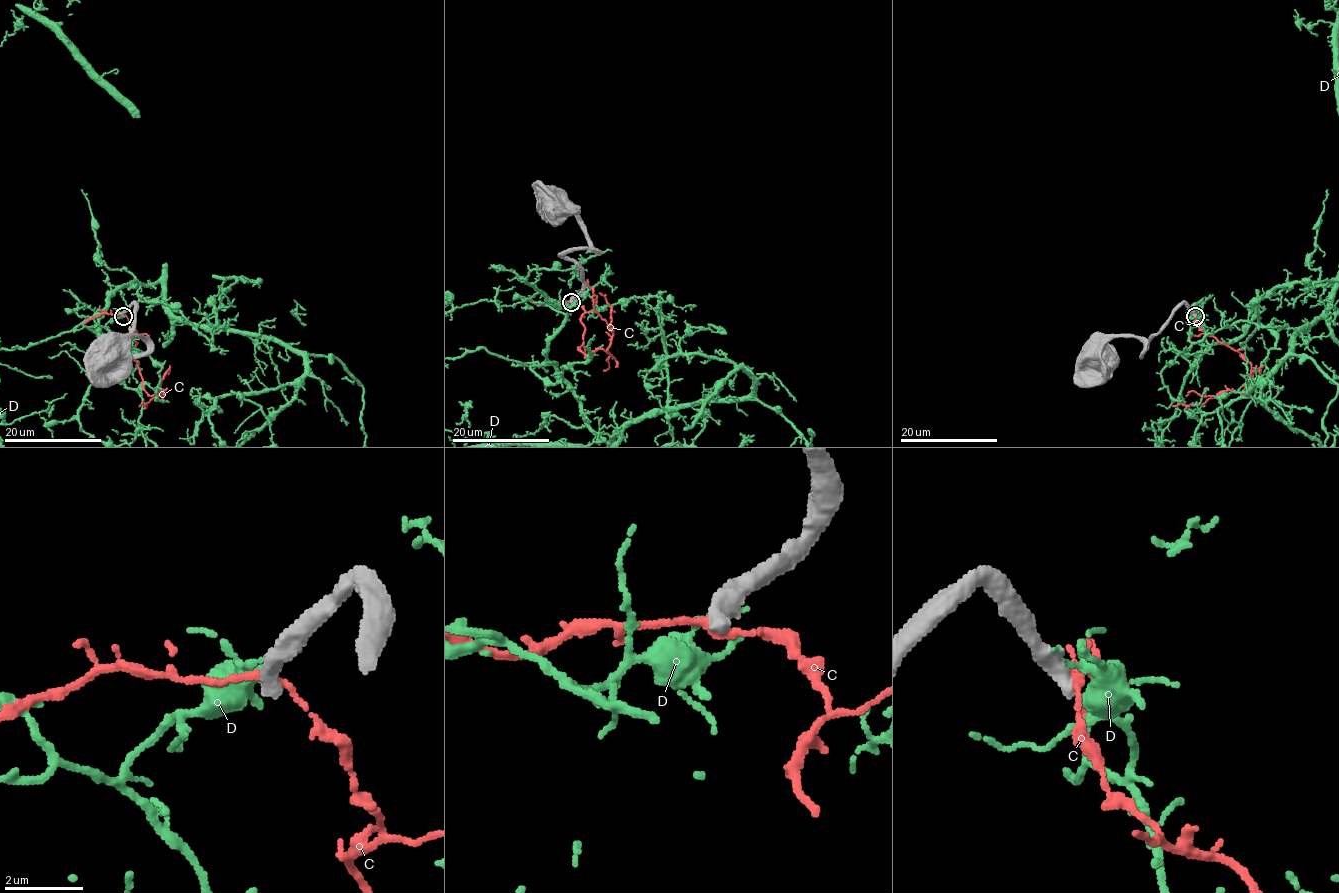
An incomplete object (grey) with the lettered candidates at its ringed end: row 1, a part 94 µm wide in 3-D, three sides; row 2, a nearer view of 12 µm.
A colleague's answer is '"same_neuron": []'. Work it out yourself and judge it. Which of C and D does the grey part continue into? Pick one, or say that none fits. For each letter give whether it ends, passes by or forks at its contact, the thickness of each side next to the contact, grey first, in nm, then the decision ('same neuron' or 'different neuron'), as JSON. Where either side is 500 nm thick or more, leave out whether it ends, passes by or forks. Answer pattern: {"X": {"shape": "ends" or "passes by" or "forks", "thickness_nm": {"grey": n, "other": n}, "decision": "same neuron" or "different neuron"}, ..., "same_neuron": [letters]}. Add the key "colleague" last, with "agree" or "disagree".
{"C": {"thickness_nm": {"grey": 500, "other": 200}, "decision": "different neuron"}, "D": {"thickness_nm": {"grey": 650, "other": 140}, "decision": "different neuron"}, "same_neuron": [], "colleague": "agree"}

